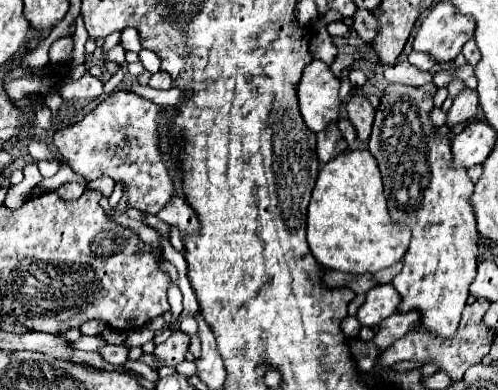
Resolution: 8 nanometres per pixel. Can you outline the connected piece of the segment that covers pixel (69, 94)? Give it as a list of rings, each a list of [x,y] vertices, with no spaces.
[[[85,73],[81,79],[69,79],[65,85],[61,85],[59,93],[65,99],[97,99],[103,93],[103,83],[99,77]]]

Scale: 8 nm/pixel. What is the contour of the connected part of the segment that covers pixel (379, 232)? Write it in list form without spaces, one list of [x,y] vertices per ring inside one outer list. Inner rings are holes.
[[[367,149],[339,153],[335,159],[327,161],[319,169],[319,177],[307,207],[307,243],[319,265],[355,275],[377,273],[385,267],[391,267],[405,255],[405,249],[409,247],[409,237],[411,237],[409,229],[403,231],[389,221],[381,173],[377,169],[375,157]]]

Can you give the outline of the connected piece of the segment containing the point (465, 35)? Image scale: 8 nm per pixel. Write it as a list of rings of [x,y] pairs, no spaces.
[[[443,1],[437,3],[421,21],[413,39],[413,51],[427,53],[437,63],[447,65],[461,53],[461,47],[471,37],[473,19],[469,15],[453,11],[453,7],[447,1]]]

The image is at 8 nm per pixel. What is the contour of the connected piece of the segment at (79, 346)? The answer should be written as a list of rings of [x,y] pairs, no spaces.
[[[81,336],[77,341],[70,342],[71,346],[77,350],[97,351],[100,347],[107,345],[101,336]]]

